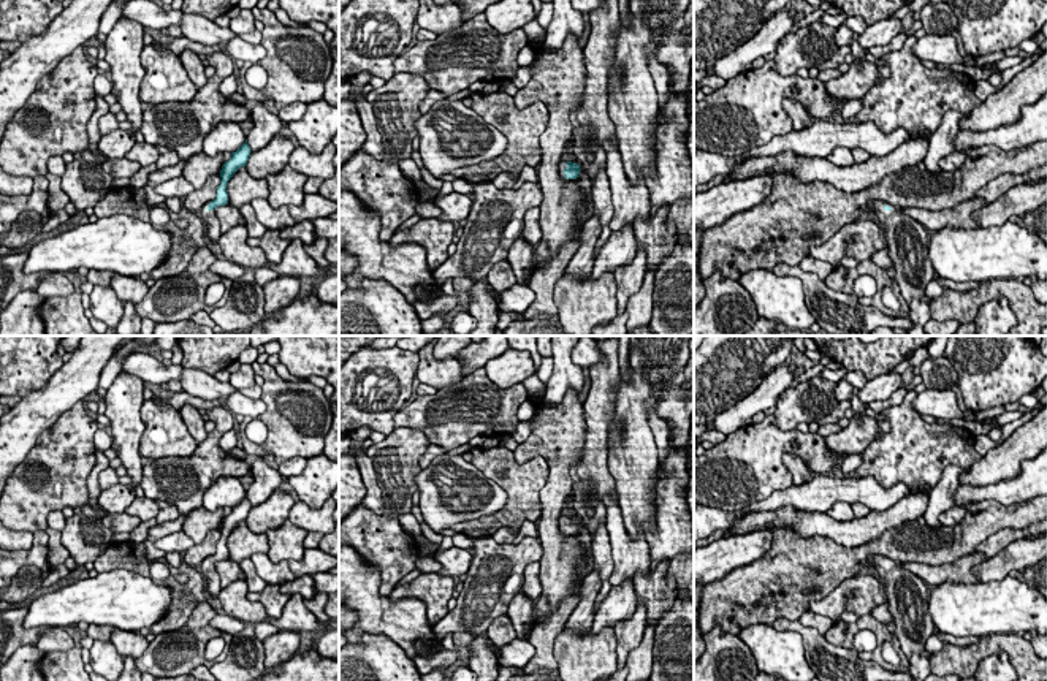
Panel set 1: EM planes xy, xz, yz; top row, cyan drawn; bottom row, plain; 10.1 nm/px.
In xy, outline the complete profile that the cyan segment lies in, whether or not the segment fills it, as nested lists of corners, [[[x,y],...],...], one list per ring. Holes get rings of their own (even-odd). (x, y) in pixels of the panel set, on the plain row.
[[[246,494],[246,497],[236,507],[231,507],[231,513],[223,518],[220,526],[222,535],[220,535],[220,540],[217,542],[215,553],[206,557],[200,565],[200,572],[206,581],[207,594],[212,597],[219,597],[219,592],[222,589],[220,576],[217,573],[215,564],[219,561],[228,559],[228,548],[227,548],[228,535],[241,521],[247,519],[249,512],[250,512],[250,502]]]

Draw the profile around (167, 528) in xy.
[[[179,515],[174,521],[160,523],[147,531],[147,538],[143,542],[146,548],[146,557],[149,561],[165,557],[166,553],[158,550],[154,543],[173,532],[182,531],[187,516]]]

